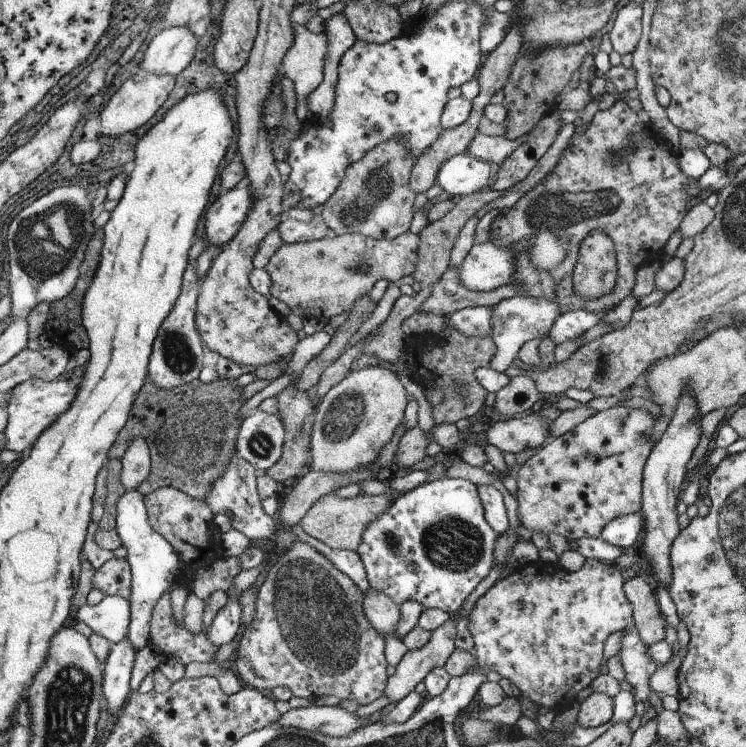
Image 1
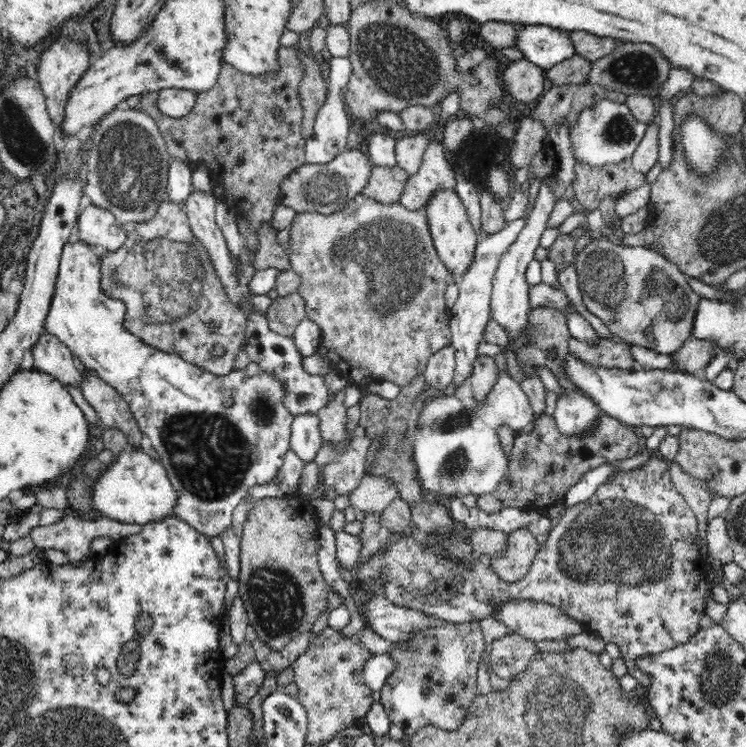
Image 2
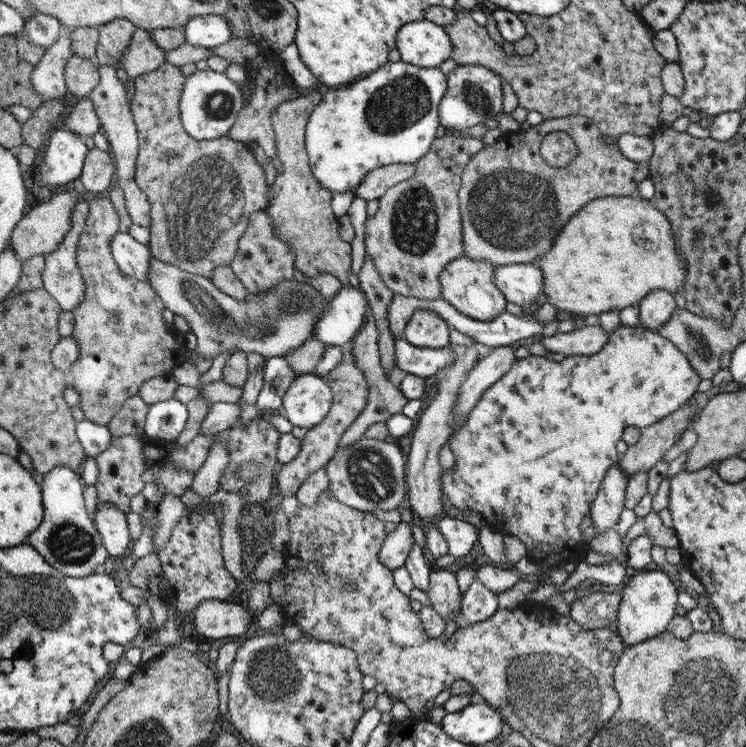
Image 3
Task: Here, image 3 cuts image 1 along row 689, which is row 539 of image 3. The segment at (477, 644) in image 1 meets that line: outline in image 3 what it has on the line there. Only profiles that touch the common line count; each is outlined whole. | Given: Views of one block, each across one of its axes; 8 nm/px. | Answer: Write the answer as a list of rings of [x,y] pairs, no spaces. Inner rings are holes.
[[[619,326],[617,330],[609,332],[607,344],[603,344],[603,348],[595,354],[589,356],[569,356],[563,358],[561,362],[551,362],[539,356],[527,356],[523,360],[515,360],[511,370],[505,372],[493,386],[489,386],[489,390],[485,390],[485,396],[481,396],[481,400],[473,406],[473,410],[469,412],[465,424],[459,428],[459,432],[455,432],[449,438],[449,450],[455,456],[455,468],[451,472],[443,472],[443,492],[447,498],[447,504],[459,508],[459,510],[475,510],[481,514],[481,518],[485,520],[485,524],[489,528],[493,528],[499,536],[515,536],[523,548],[525,548],[525,558],[529,558],[531,564],[537,566],[537,574],[531,576],[531,580],[545,580],[549,582],[549,572],[553,568],[559,568],[563,564],[579,564],[579,562],[587,562],[585,556],[589,554],[589,546],[585,548],[583,540],[581,540],[581,530],[579,524],[583,520],[583,516],[589,510],[591,500],[595,500],[595,492],[597,486],[601,486],[603,476],[607,476],[607,470],[617,462],[617,452],[615,452],[615,444],[623,438],[623,430],[627,426],[635,426],[637,430],[649,428],[651,424],[655,424],[657,420],[669,416],[671,412],[679,410],[687,400],[691,400],[697,392],[697,384],[701,382],[699,370],[691,366],[689,358],[671,342],[667,340],[663,334],[657,334],[655,330],[645,330],[643,326],[633,326],[633,328],[625,328]]]

